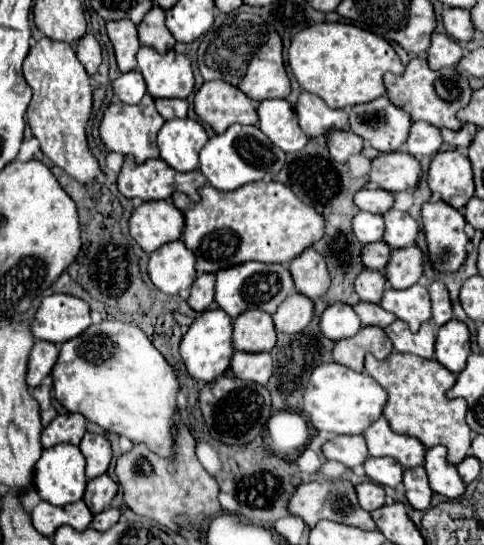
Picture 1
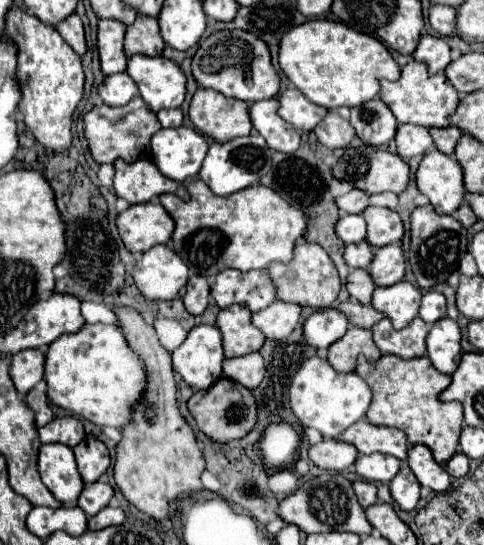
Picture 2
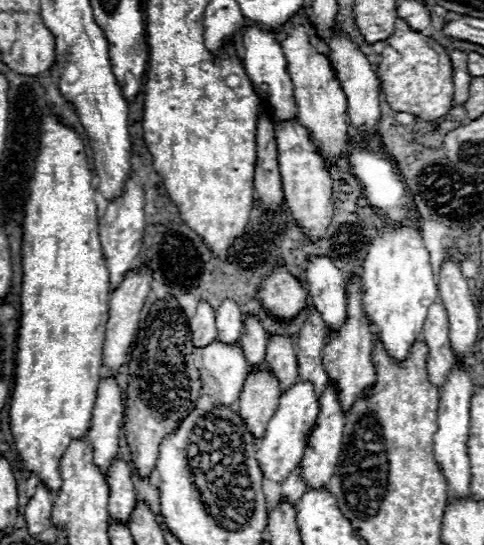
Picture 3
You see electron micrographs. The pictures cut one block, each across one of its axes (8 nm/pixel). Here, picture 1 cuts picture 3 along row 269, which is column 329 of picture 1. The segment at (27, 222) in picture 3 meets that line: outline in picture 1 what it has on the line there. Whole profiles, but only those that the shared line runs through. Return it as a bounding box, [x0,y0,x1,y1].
[288,24,404,108]

